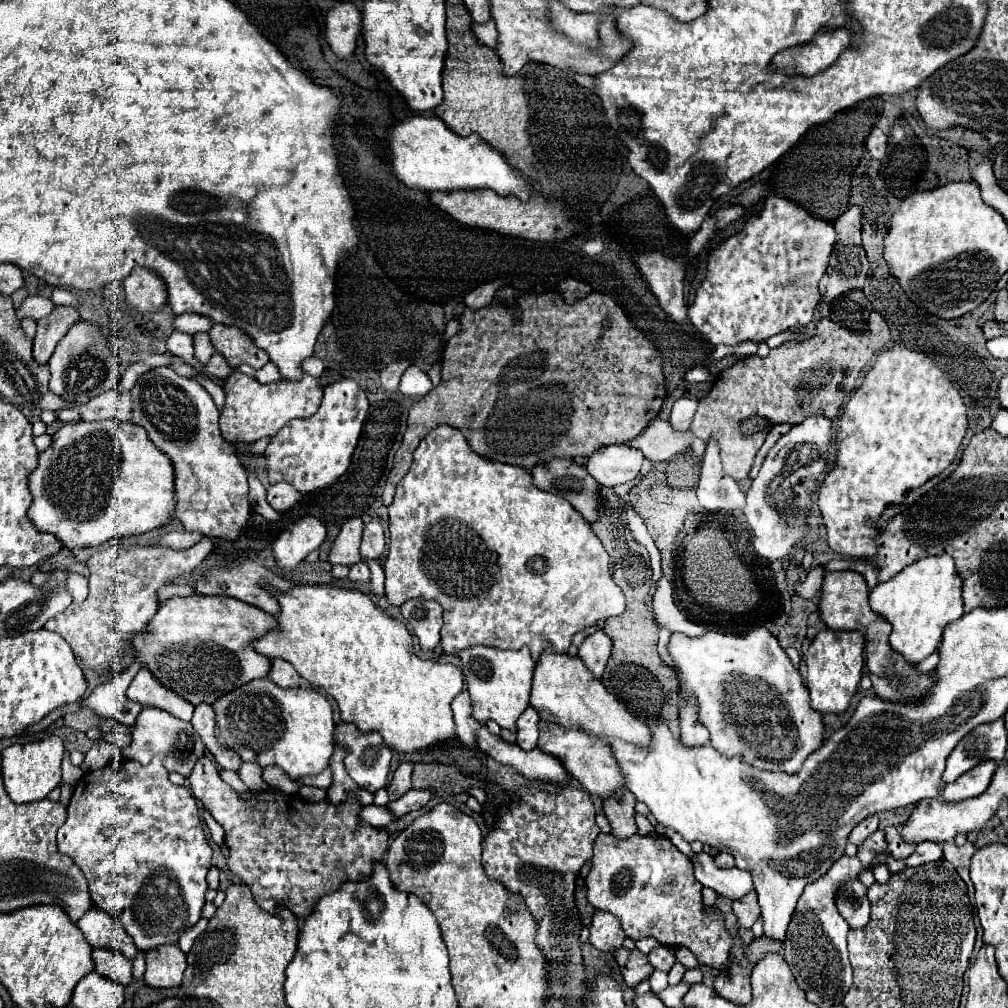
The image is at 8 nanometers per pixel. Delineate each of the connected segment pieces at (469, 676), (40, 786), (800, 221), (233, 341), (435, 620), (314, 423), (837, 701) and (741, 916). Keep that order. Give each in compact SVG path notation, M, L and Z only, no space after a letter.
M474 646L460 650L458 656L462 660L462 672L466 678L468 692L472 696L472 718L476 718L480 724L484 724L486 720L494 720L500 728L518 732L516 720L530 706L528 698L536 666L534 658L530 656L530 650L526 646L522 646L520 650Z
M50 736L46 740L38 740L38 742L30 742L30 744L8 746L2 752L2 778L4 778L8 796L16 804L44 800L60 784L62 754L64 754L64 746L58 736Z
M768 196L760 214L750 216L744 228L734 236L726 238L708 258L706 278L696 290L692 306L688 306L688 318L698 332L716 344L736 346L744 340L764 342L766 338L784 330L796 330L812 320L812 314L820 302L818 282L828 268L830 254L834 248L834 226L832 222L810 216L804 208L778 196Z
M216 324L210 330L210 340L218 352L224 354L226 362L236 368L238 364L248 364L252 368L262 368L268 362L268 354L260 350L244 330L236 330L236 326Z
M414 598L402 604L402 616L420 638L422 650L434 650L434 646L440 642L442 606L434 600Z
M344 378L326 386L318 412L312 418L288 422L288 426L284 426L266 448L264 458L268 464L270 482L288 482L304 494L332 486L332 482L336 482L336 478L340 478L340 474L344 474L350 466L366 414L366 394L354 380Z
M824 630L820 632L810 650L806 654L808 666L808 692L810 692L810 706L822 714L842 714L848 710L852 696L858 690L858 680L862 676L864 666L864 636L860 632L834 632Z
M752 890L752 894L746 894L744 898L738 898L734 902L734 914L738 916L738 922L742 926L752 928L752 924L760 918L760 906L758 906L754 890Z

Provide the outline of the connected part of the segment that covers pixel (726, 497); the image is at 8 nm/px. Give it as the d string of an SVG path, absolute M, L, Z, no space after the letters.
M714 438L708 440L706 444L706 452L704 452L704 458L702 458L702 470L700 470L700 480L698 474L698 480L694 482L694 486L697 488L698 483L698 500L702 504L704 510L724 510L724 512L734 512L738 508L744 506L744 492L740 490L740 486L728 476L724 474L722 470L722 462L720 462L720 450L718 450L718 442Z

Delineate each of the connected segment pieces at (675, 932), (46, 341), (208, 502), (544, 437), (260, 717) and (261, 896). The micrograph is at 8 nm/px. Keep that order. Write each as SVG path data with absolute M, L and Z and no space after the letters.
M598 834L596 842L594 842L594 856L592 856L592 870L586 876L586 890L588 890L588 900L596 910L604 910L614 914L620 922L622 928L626 932L626 936L640 940L646 936L656 938L660 944L670 946L670 948L678 948L678 946L686 946L688 950L692 950L698 960L706 966L712 966L716 970L730 966L732 970L732 978L730 984L714 984L716 992L724 998L728 998L730 1002L734 1002L736 1006L744 1006L752 1000L750 996L750 972L746 970L744 964L736 964L730 960L730 948L732 948L732 936L726 930L726 922L724 918L714 910L714 908L706 908L702 902L702 884L696 882L694 872L692 872L692 862L688 856L684 856L666 836L662 834L634 834L632 838L620 840L612 834Z
M58 306L48 318L42 318L38 324L34 346L32 346L34 360L38 364L46 364L50 360L56 344L70 330L70 326L78 320L80 320L80 316L72 306Z
M170 366L148 370L140 376L132 392L134 424L146 428L154 446L164 452L174 466L174 490L176 490L176 508L174 518L182 522L188 532L202 532L204 536L228 538L234 540L240 536L240 530L246 526L252 508L248 502L248 482L246 470L234 454L230 442L226 442L218 430L218 408L210 394L196 382L178 376Z
M544 292L544 294L518 294L516 296L516 304L520 308L520 314L510 308L504 302L492 302L490 306L484 306L480 310L472 310L472 308L464 308L464 312L460 314L460 332L456 336L452 336L448 340L446 352L444 352L444 368L442 368L442 380L440 384L428 392L420 402L416 402L410 408L410 416L408 416L408 428L402 440L400 450L396 452L394 458L394 468L386 480L384 492L382 492L382 502L384 506L392 504L394 498L394 490L396 484L404 478L404 474L408 472L410 464L412 464L412 452L416 450L416 446L420 444L420 440L436 426L448 424L452 428L458 428L464 438L468 440L470 448L492 460L492 462L502 462L502 464L512 464L512 466L520 466L526 470L532 470L538 464L550 462L552 458L588 458L590 454L594 454L598 448L608 446L608 444L628 444L630 440L634 440L660 412L664 398L666 398L666 386L664 386L664 374L662 374L662 356L660 352L654 348L654 344L628 320L628 316L624 314L624 310L606 294L602 292L592 292L584 298L578 298L572 304L566 304L564 298L558 292Z
M268 678L252 680L234 690L234 694L222 696L216 704L216 724L220 728L220 740L224 746L236 750L242 762L256 762L262 768L266 766L280 766L288 776L300 778L304 774L320 774L334 752L334 720L332 720L332 706L314 688L288 688L282 690Z
M200 758L188 776L192 794L202 800L204 808L210 810L214 820L224 828L224 846L228 848L226 864L254 894L254 900L270 914L276 914L278 906L292 910L294 916L306 918L316 908L316 902L336 892L346 880L358 882L372 874L376 862L384 862L388 850L388 832L384 828L370 826L360 820L362 804L354 794L348 794L346 800L338 806L330 804L328 798L320 802L306 802L298 794L282 792L246 792L240 794L232 790L218 774L216 764L210 758Z

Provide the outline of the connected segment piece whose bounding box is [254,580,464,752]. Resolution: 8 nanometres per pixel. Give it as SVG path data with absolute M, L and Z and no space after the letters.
M260 580L258 584L276 596L280 612L276 616L278 628L256 638L254 650L268 658L288 660L308 684L324 690L338 702L344 722L356 724L362 732L378 730L384 742L396 752L418 752L434 742L454 738L456 724L452 720L450 702L462 690L462 672L448 662L418 658L412 650L412 636L404 622L386 614L368 594L356 588L294 584L288 592L278 592L266 580Z

